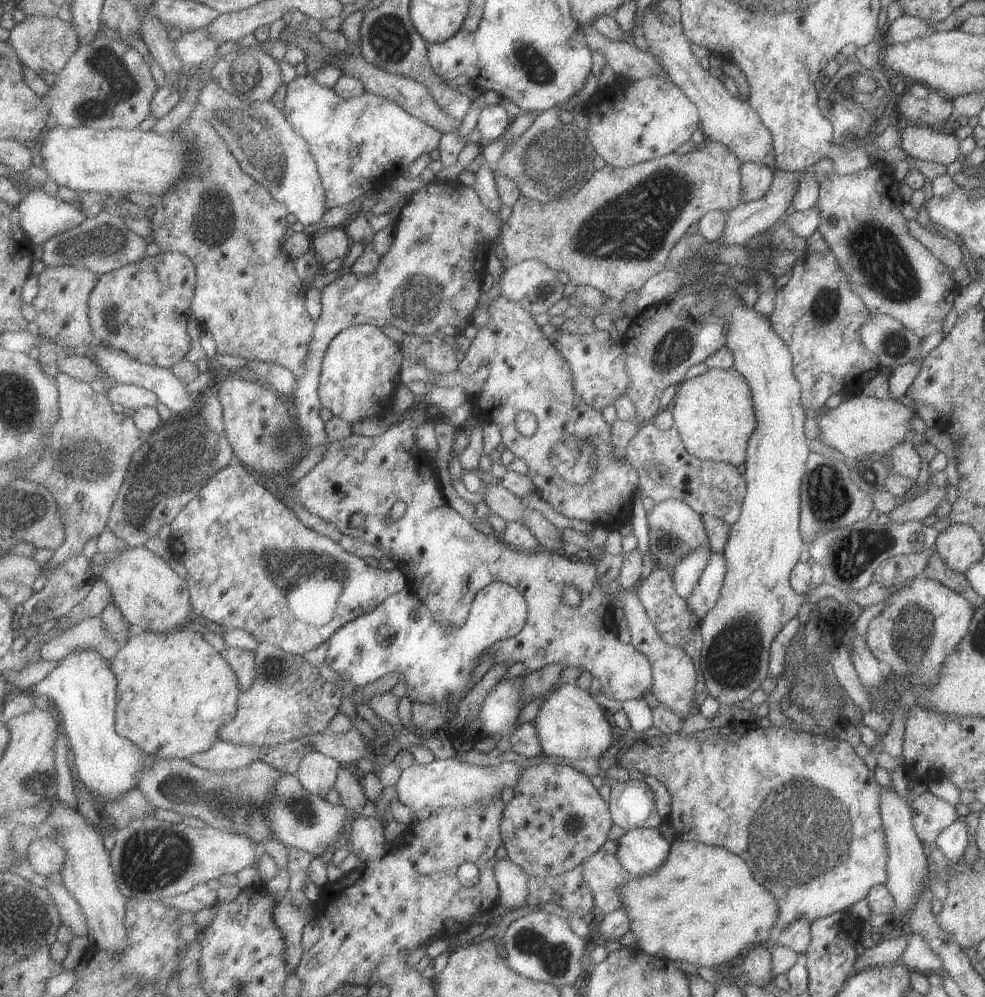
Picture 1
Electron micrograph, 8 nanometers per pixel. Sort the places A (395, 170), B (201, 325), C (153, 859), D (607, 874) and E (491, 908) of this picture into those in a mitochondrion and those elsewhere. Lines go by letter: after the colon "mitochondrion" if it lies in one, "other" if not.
A: other
B: other
C: mitochondrion
D: other
E: other

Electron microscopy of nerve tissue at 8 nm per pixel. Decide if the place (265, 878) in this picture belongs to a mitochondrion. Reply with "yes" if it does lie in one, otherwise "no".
no

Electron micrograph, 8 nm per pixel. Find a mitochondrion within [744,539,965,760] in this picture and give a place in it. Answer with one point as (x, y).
(911, 630)

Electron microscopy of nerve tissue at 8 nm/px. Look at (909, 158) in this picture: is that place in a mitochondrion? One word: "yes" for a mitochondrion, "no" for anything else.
no

